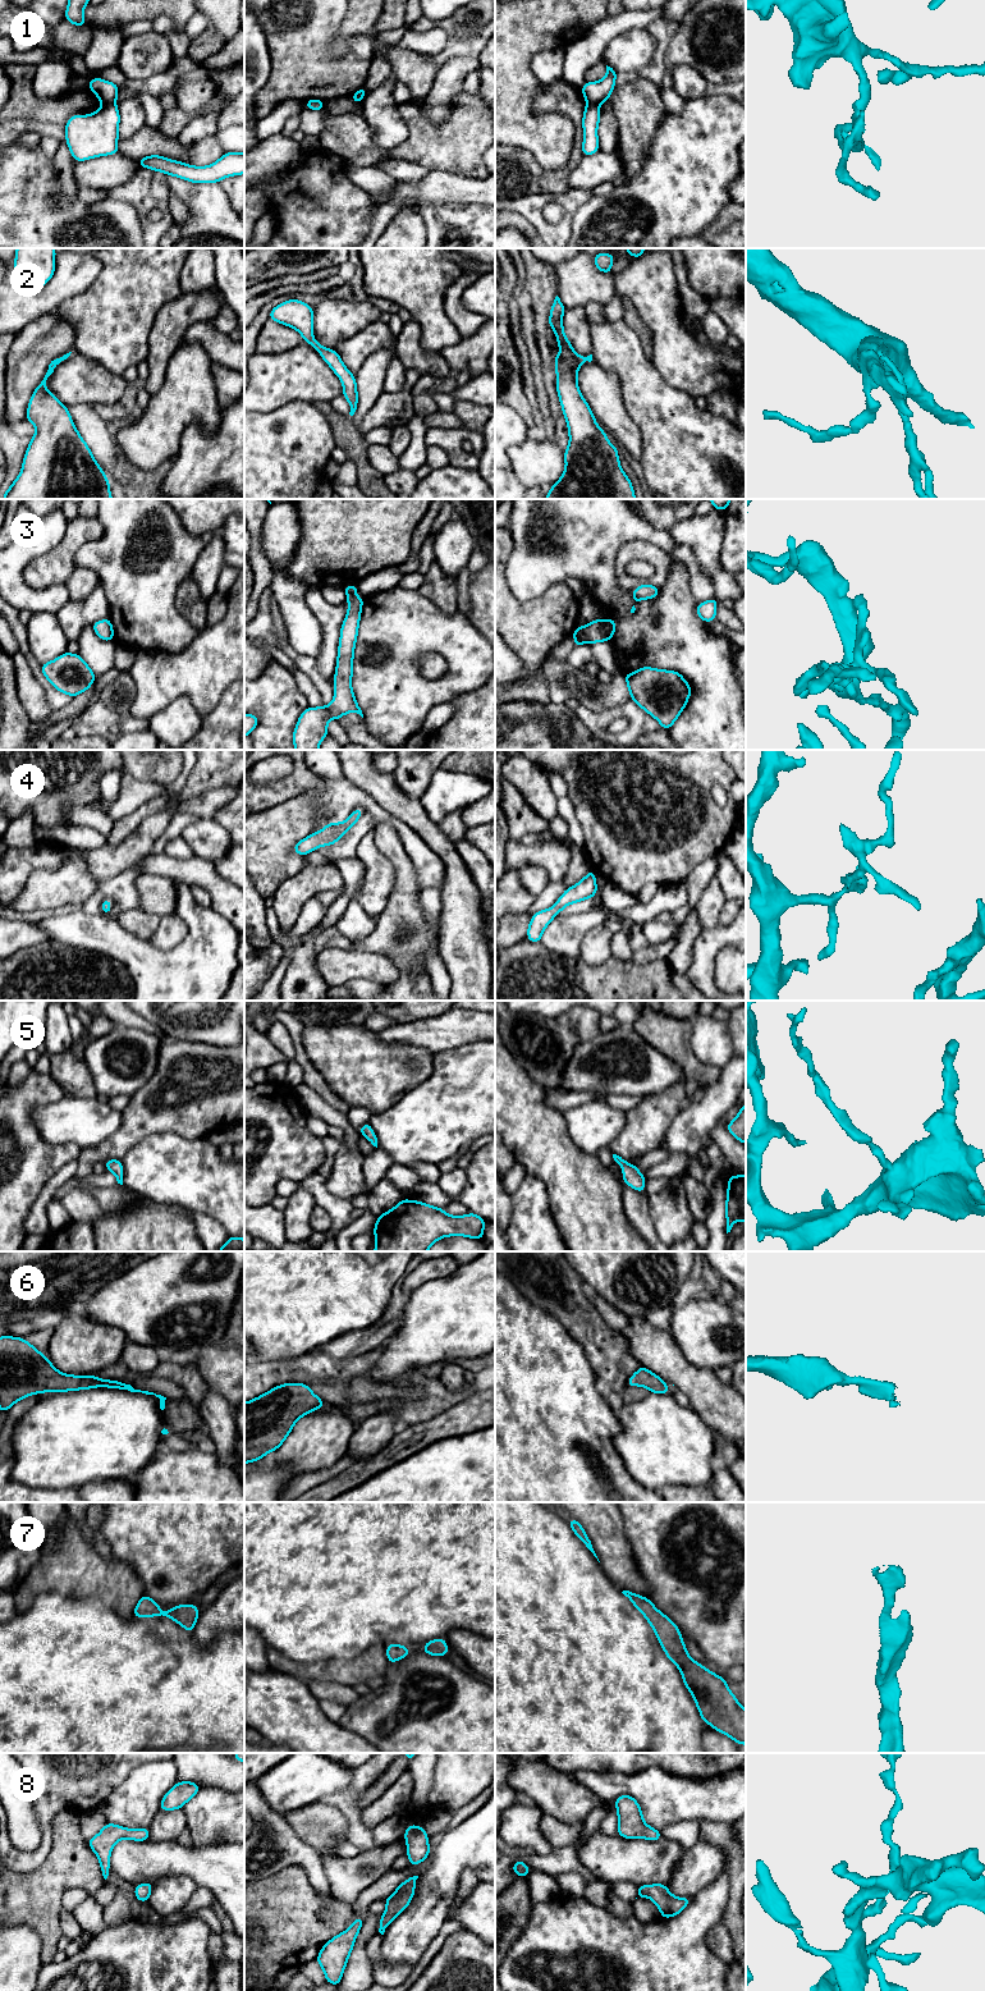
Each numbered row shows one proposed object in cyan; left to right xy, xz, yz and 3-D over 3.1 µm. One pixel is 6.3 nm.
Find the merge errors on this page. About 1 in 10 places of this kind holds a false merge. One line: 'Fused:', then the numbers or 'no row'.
Fused: 1

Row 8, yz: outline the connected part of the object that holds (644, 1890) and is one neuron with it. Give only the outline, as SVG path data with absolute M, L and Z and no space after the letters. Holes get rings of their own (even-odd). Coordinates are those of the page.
M664 1884L638 1886L637 1898L651 1899L659 1908L661 1918L670 1918L679 1914L691 1903L691 1898L677 1898L672 1895Z

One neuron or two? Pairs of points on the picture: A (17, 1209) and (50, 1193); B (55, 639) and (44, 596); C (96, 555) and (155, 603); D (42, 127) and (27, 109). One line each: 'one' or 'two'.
A: two
B: two
C: one
D: two

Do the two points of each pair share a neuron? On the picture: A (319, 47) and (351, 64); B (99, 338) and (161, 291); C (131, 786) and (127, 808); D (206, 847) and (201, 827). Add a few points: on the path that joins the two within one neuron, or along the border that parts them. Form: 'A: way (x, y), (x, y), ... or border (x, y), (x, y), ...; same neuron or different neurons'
A: way (325, 56), (333, 64), (342, 64); same neuron
B: way (114, 323), (146, 291); same neuron
C: way (131, 791), (131, 797), (127, 802); same neuron
D: way (206, 842), (204, 832); same neuron

